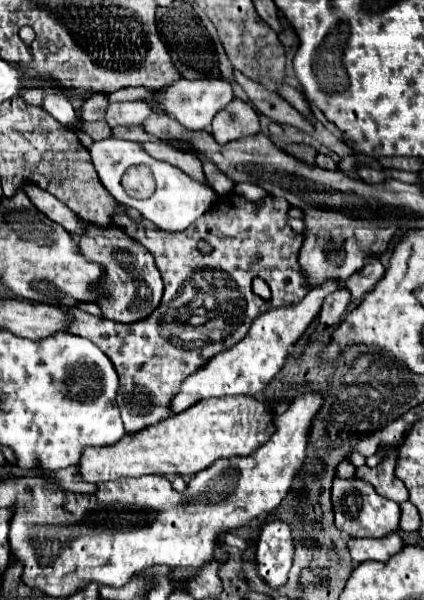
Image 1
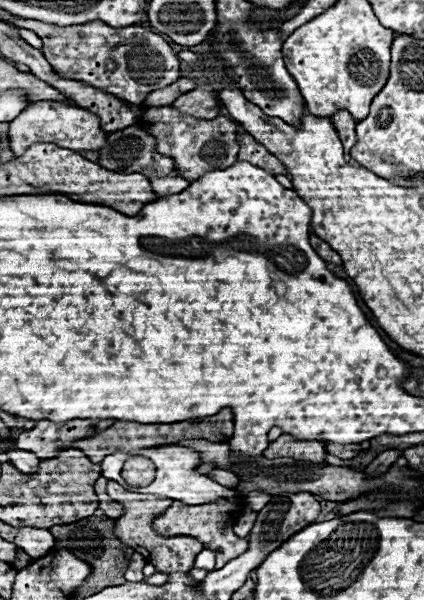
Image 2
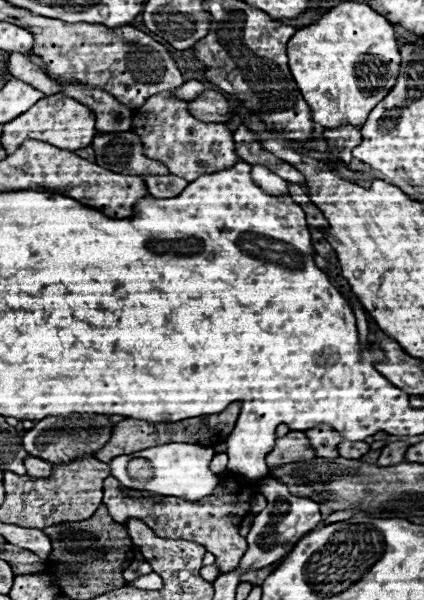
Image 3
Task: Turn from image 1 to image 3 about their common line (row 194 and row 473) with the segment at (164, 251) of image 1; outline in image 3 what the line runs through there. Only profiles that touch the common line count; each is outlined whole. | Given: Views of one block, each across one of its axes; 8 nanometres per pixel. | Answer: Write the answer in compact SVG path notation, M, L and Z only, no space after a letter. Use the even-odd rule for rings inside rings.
M228 472L224 476L224 482L216 488L212 496L206 496L202 500L190 502L190 500L178 500L178 498L164 498L162 502L150 500L150 492L144 490L132 490L140 496L128 496L122 492L122 484L108 476L104 480L104 504L108 506L108 512L114 522L126 524L126 520L136 518L148 524L158 536L162 538L182 538L182 540L194 540L202 544L208 552L216 556L216 564L220 566L220 572L232 572L238 568L242 554L246 552L246 540L238 534L238 526L244 520L244 516L250 512L250 500L254 494L258 494L258 484L246 480L242 474Z

